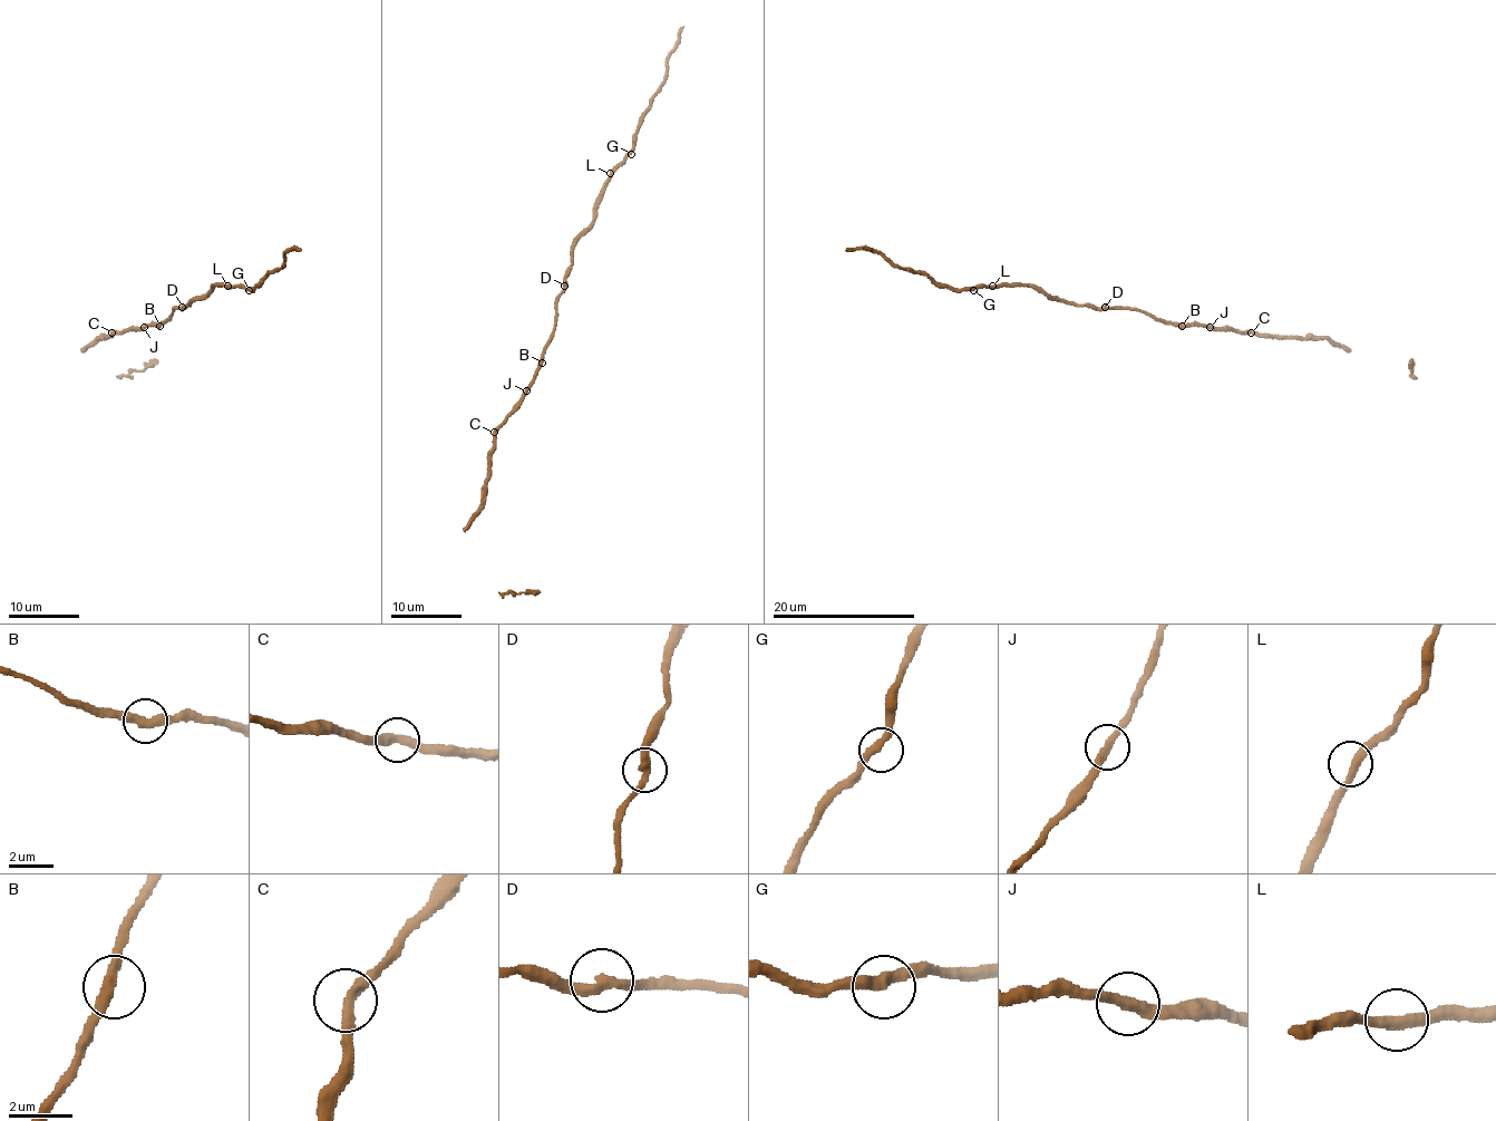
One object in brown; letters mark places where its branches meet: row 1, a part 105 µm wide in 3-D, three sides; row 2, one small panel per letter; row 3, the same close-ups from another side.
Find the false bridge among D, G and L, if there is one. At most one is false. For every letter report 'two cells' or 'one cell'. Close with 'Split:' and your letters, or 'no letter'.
D: one cell
G: one cell
L: one cell
Split: no letter

